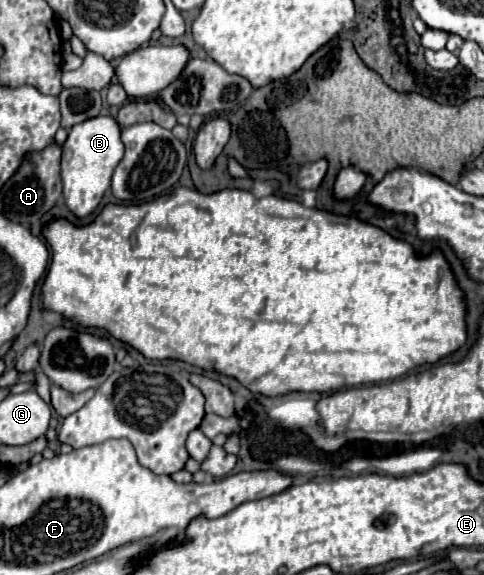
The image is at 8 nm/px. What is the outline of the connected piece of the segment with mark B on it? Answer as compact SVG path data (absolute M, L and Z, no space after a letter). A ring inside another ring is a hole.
M98 116L96 120L86 120L70 130L68 140L62 148L62 186L64 202L76 218L90 216L102 202L104 192L110 186L112 172L124 156L124 144L120 140L118 122L112 116Z

